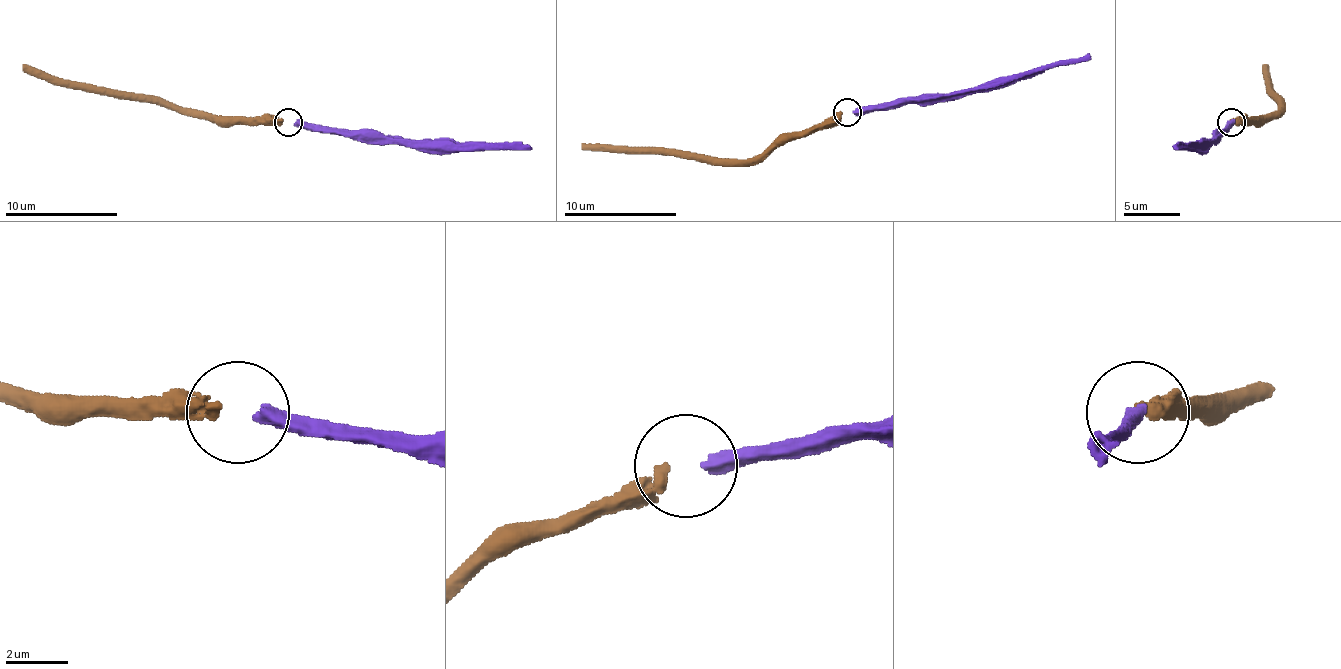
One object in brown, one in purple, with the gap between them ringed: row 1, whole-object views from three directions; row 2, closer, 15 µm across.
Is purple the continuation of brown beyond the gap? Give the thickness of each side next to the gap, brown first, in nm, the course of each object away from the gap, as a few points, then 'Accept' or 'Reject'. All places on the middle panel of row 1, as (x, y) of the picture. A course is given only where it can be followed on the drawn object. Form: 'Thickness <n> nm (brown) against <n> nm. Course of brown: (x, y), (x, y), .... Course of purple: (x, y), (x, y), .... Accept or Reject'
Thickness 380 nm (brown) against 440 nm. Course of brown: (842, 113), (800, 133), (783, 133), (747, 161), (587, 150), (581, 144). Course of purple: (854, 113), (991, 91), (1047, 68), (1078, 62), (1089, 54). Accept

